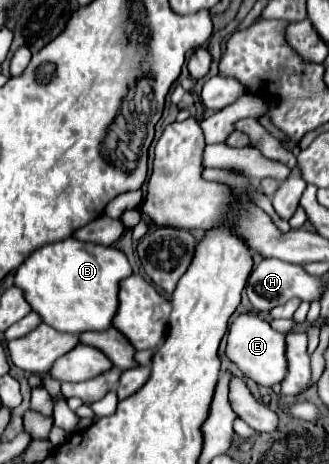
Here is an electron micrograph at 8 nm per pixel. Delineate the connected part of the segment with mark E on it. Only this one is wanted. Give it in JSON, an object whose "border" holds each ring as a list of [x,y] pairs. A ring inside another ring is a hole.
{"border":[[[239,314],[229,324],[225,354],[247,378],[265,388],[279,384],[283,380],[283,374],[287,372],[287,360],[283,358],[283,334],[275,332],[269,322],[265,322],[257,314]]]}

